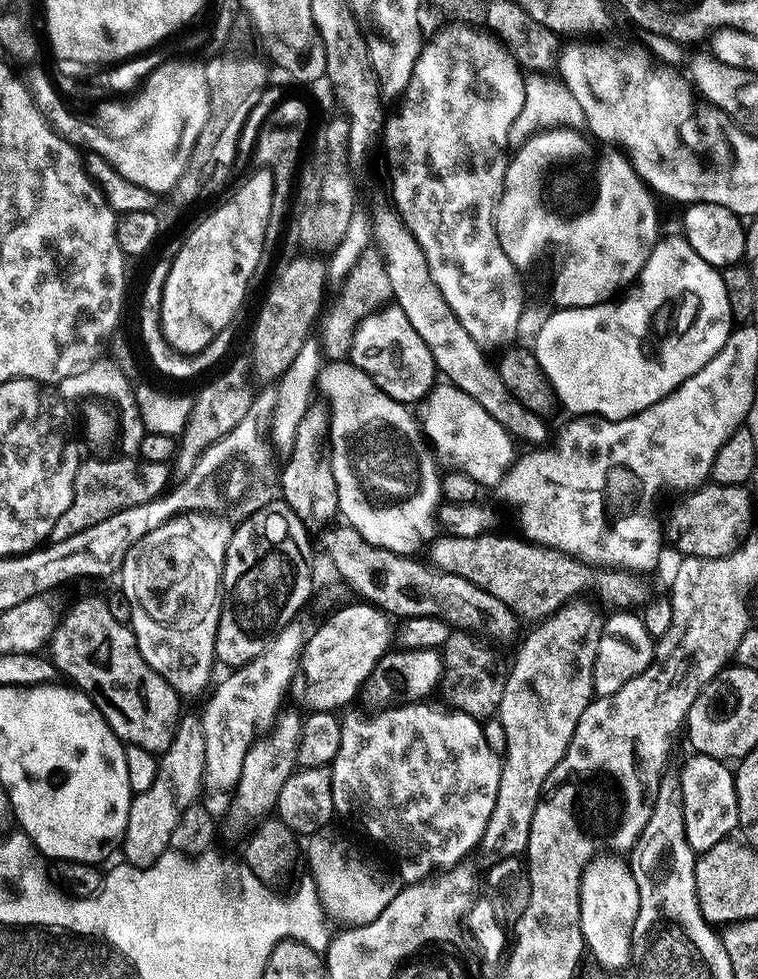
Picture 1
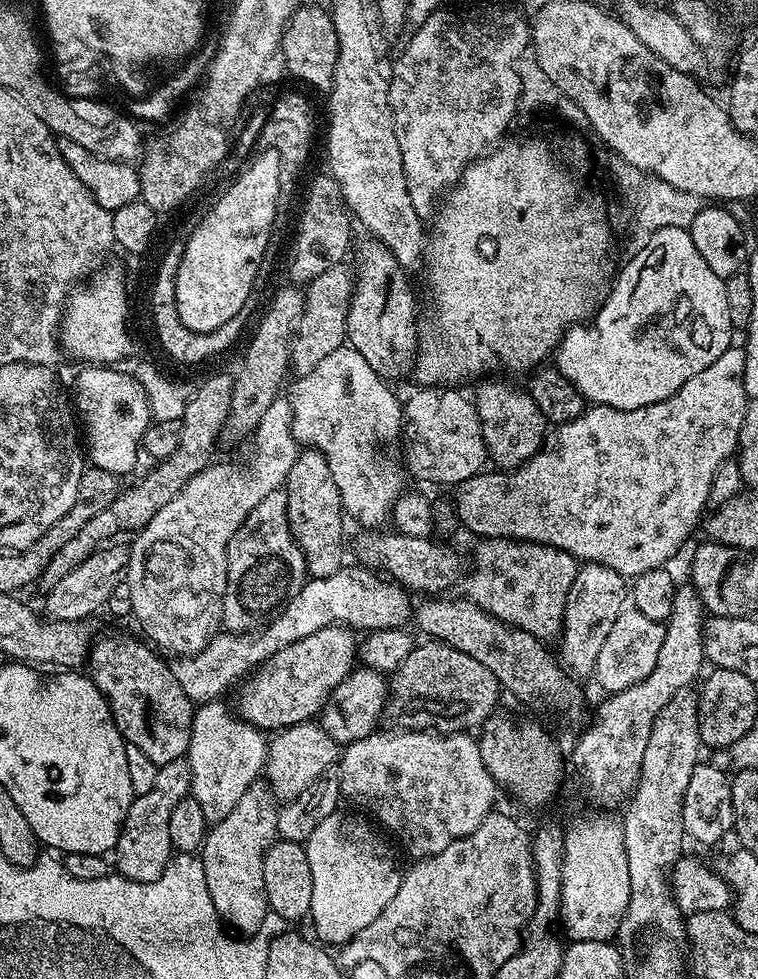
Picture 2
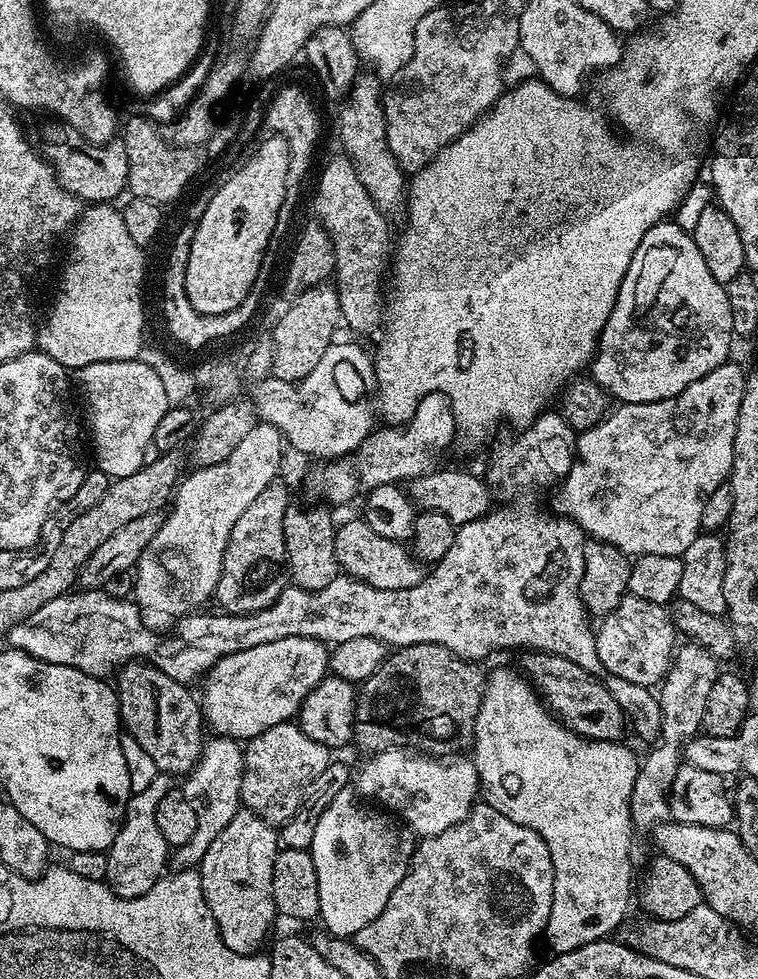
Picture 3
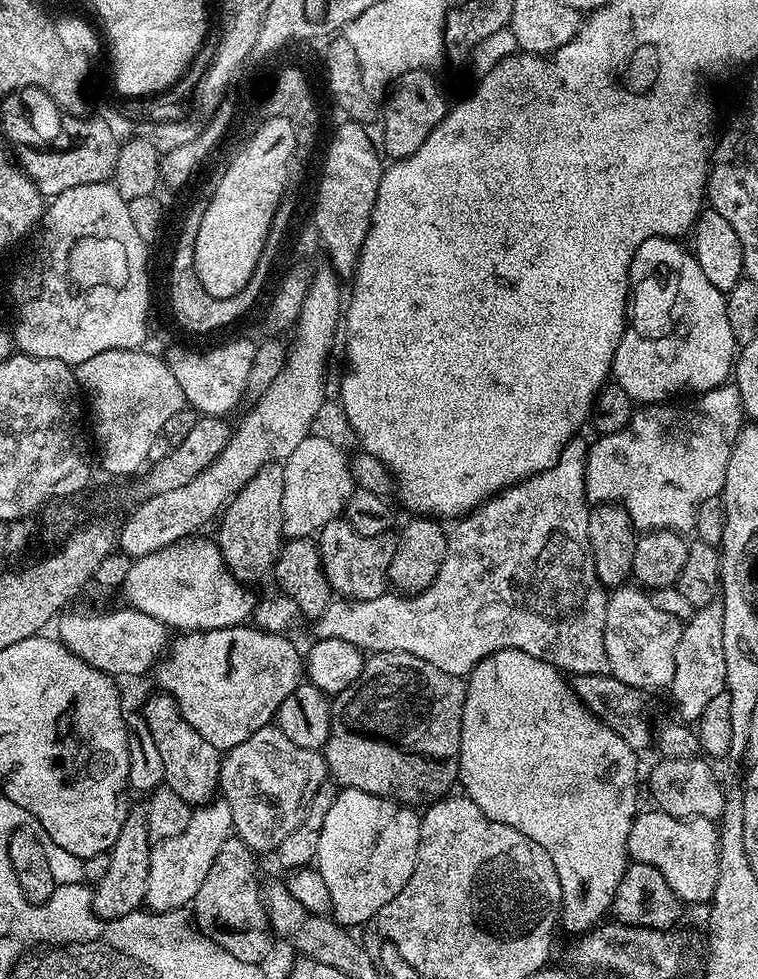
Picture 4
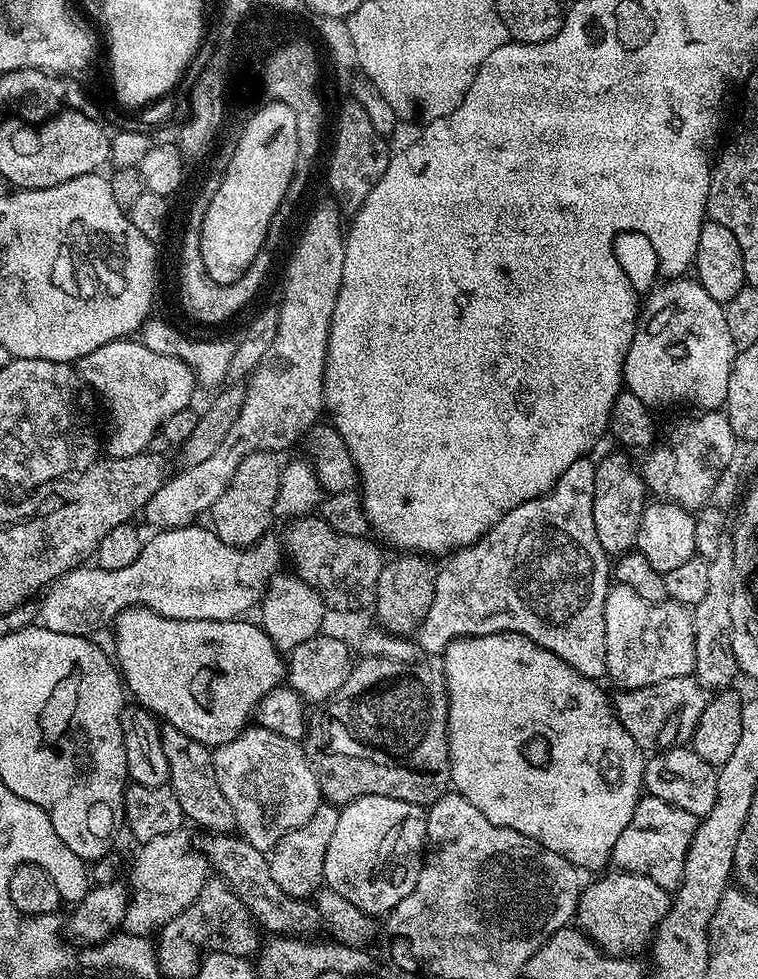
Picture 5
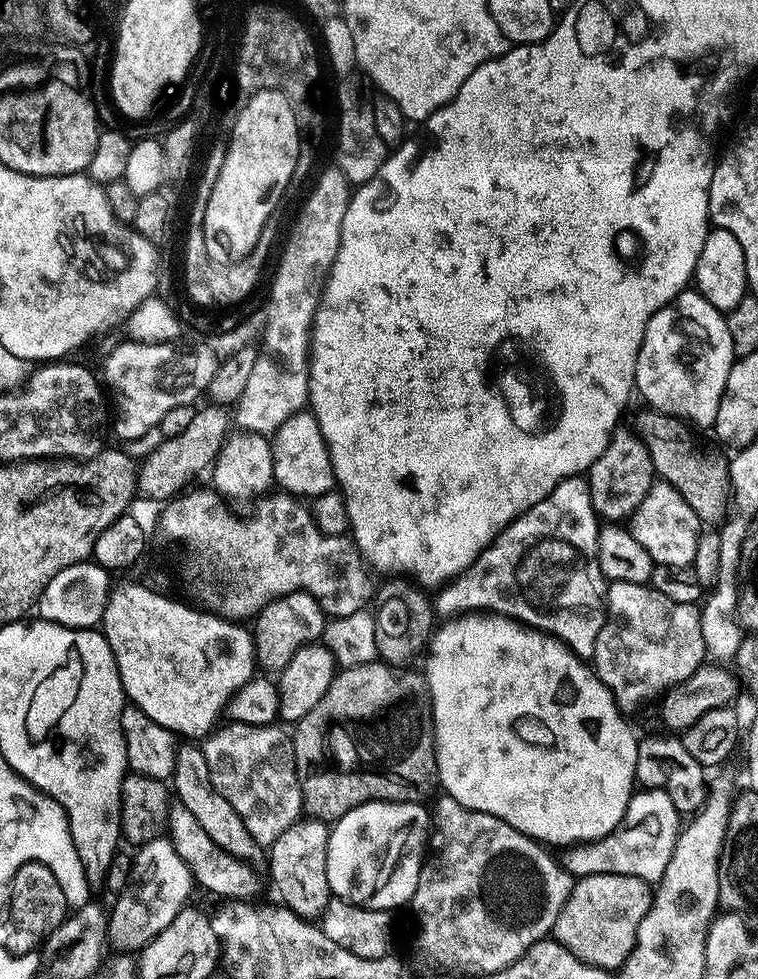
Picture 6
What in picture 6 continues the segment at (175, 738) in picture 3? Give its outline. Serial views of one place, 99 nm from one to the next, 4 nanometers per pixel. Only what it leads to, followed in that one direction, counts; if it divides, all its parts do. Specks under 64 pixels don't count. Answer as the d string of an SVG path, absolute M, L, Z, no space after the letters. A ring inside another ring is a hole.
M181 743L176 750L176 771L170 777L170 788L175 799L182 806L186 806L186 810L190 810L194 818L198 818L202 830L210 834L212 841L222 851L245 862L256 862L256 859L259 856L261 859L262 856L261 845L256 844L250 830L246 830L238 810L234 810L234 806L230 806L230 802L226 802L226 798L222 798L222 794L214 790L214 782L210 782L210 766L206 766L203 747L196 745L195 748L192 744L195 743Z

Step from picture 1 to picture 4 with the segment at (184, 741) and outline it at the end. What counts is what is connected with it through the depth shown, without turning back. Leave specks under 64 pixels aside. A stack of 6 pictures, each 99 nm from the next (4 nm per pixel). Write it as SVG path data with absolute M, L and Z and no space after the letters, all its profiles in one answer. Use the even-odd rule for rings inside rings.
M129 811L128 817L122 822L122 830L118 830L118 838L110 850L110 870L106 873L106 878L102 878L102 882L94 885L92 911L100 919L117 920L120 916L137 911L144 904L149 851L148 827L143 811Z

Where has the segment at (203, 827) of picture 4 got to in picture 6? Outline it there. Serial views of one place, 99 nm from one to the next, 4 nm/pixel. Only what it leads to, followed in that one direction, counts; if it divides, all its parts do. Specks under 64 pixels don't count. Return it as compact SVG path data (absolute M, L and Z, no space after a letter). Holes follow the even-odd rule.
M167 838L151 840L139 845L132 856L132 876L124 892L115 897L116 905L108 912L107 947L116 954L136 954L189 903L188 895L194 889L194 881L186 862L178 858L172 841Z

